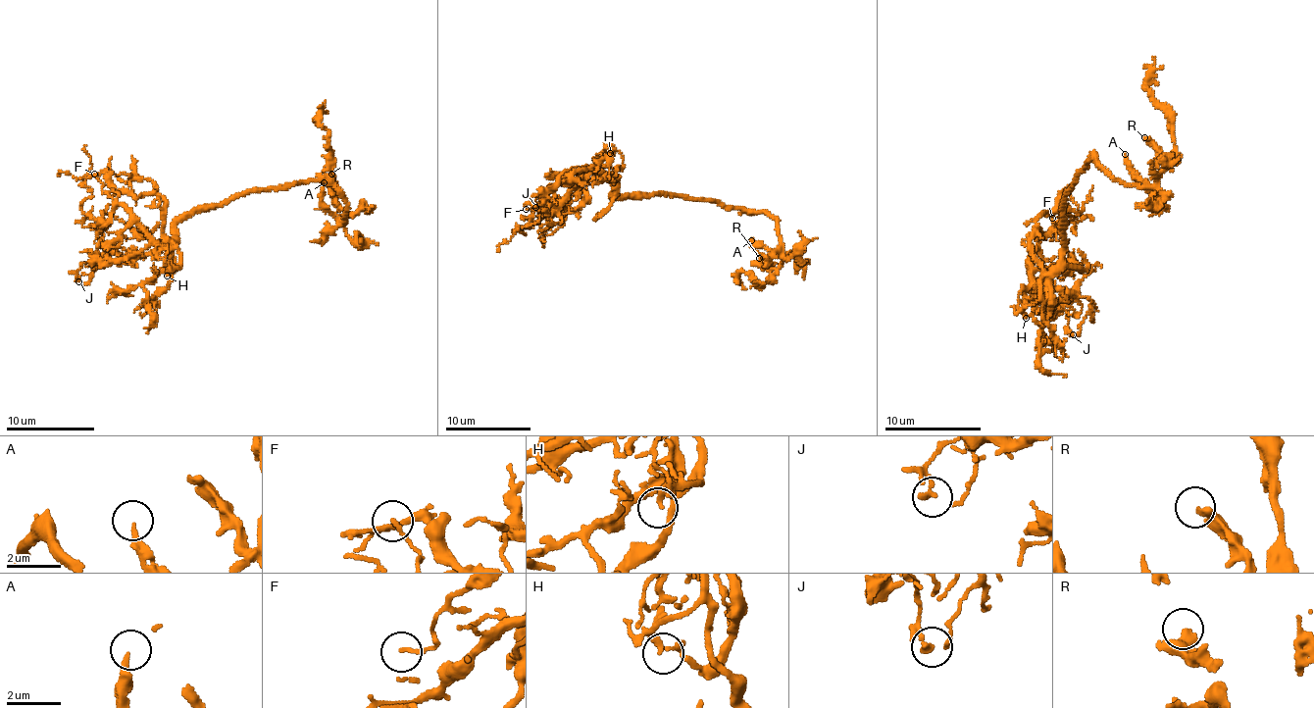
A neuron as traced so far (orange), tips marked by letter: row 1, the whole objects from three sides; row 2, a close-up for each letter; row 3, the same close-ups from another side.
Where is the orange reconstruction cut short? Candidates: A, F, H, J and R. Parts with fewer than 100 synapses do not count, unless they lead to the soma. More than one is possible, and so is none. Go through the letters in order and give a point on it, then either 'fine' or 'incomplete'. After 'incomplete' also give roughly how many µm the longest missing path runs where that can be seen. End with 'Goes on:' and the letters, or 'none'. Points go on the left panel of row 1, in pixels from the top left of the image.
A: (324, 182) | fine
F: (94, 174) | fine
H: (167, 276) | fine
J: (78, 281) | fine
R: (331, 174) | fine
Goes on: none

